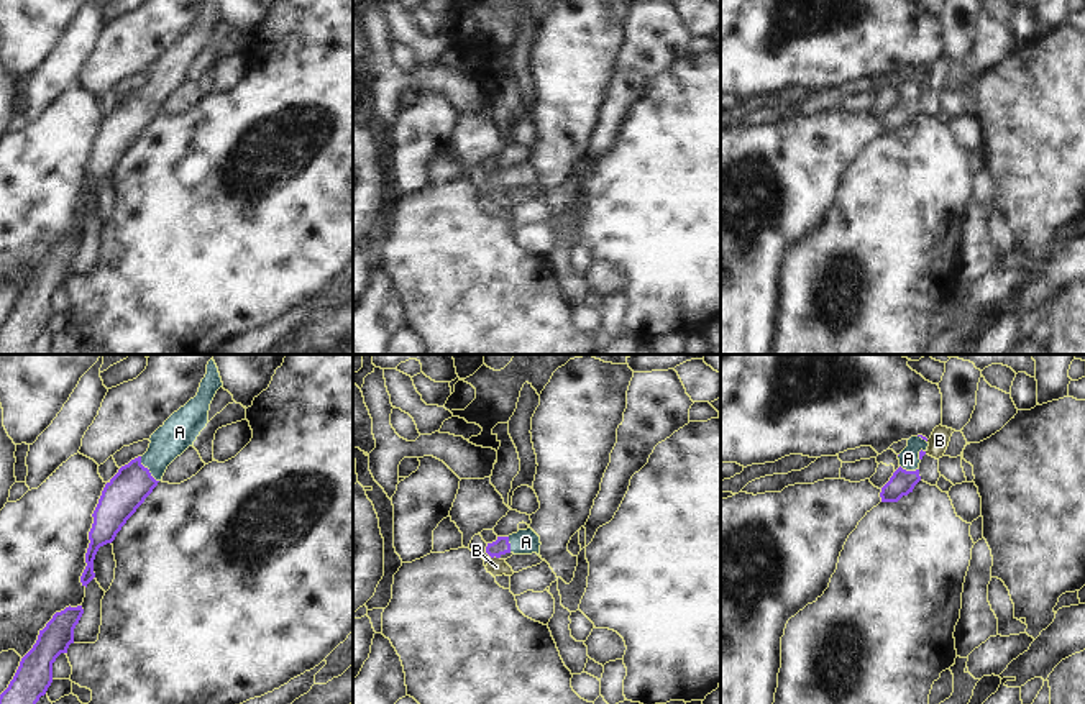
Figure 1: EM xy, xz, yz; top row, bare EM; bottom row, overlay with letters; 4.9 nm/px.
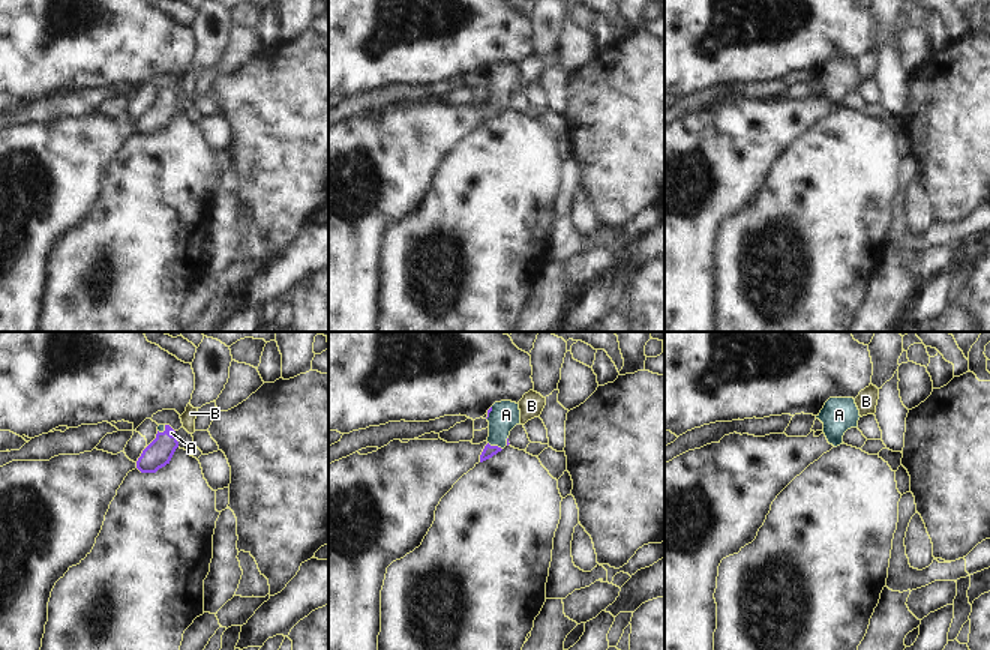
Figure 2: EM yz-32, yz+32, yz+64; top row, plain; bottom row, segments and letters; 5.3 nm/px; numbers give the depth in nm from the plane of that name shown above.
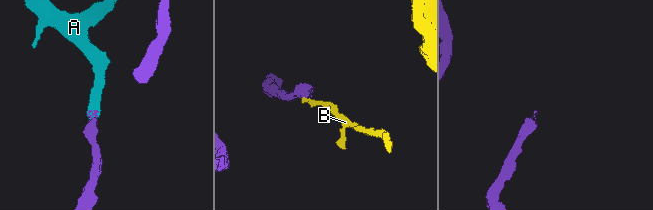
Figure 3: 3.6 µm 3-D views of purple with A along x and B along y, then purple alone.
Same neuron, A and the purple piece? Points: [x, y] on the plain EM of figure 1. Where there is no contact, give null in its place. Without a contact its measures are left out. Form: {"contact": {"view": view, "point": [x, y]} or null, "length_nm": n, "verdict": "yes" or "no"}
{"contact": {"view": "xy", "point": [148, 102]}, "length_nm": 160, "verdict": "yes"}

